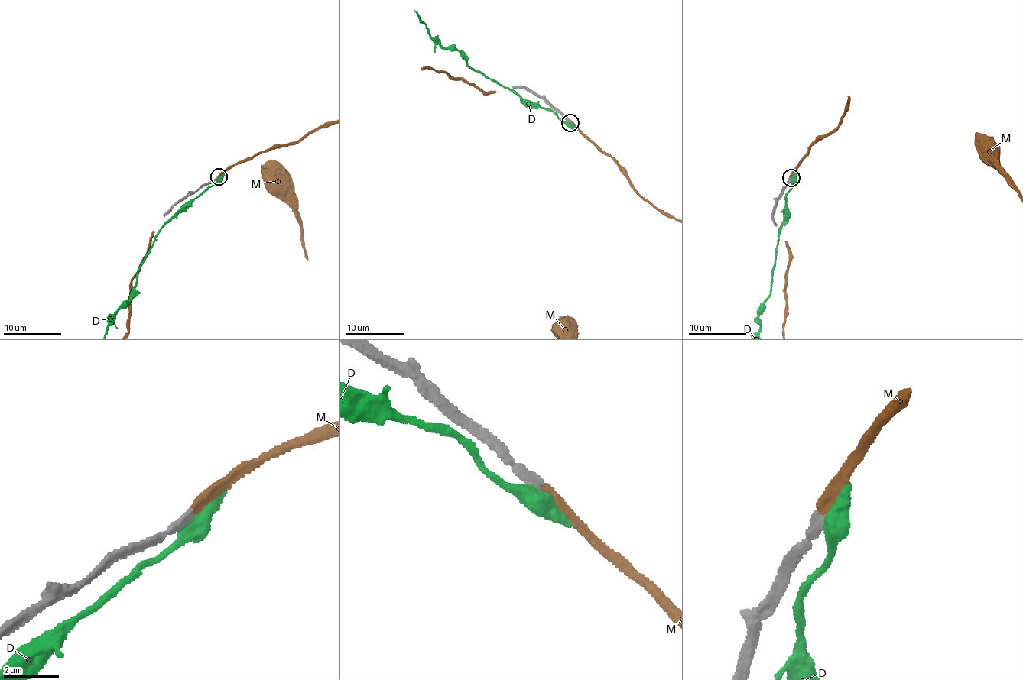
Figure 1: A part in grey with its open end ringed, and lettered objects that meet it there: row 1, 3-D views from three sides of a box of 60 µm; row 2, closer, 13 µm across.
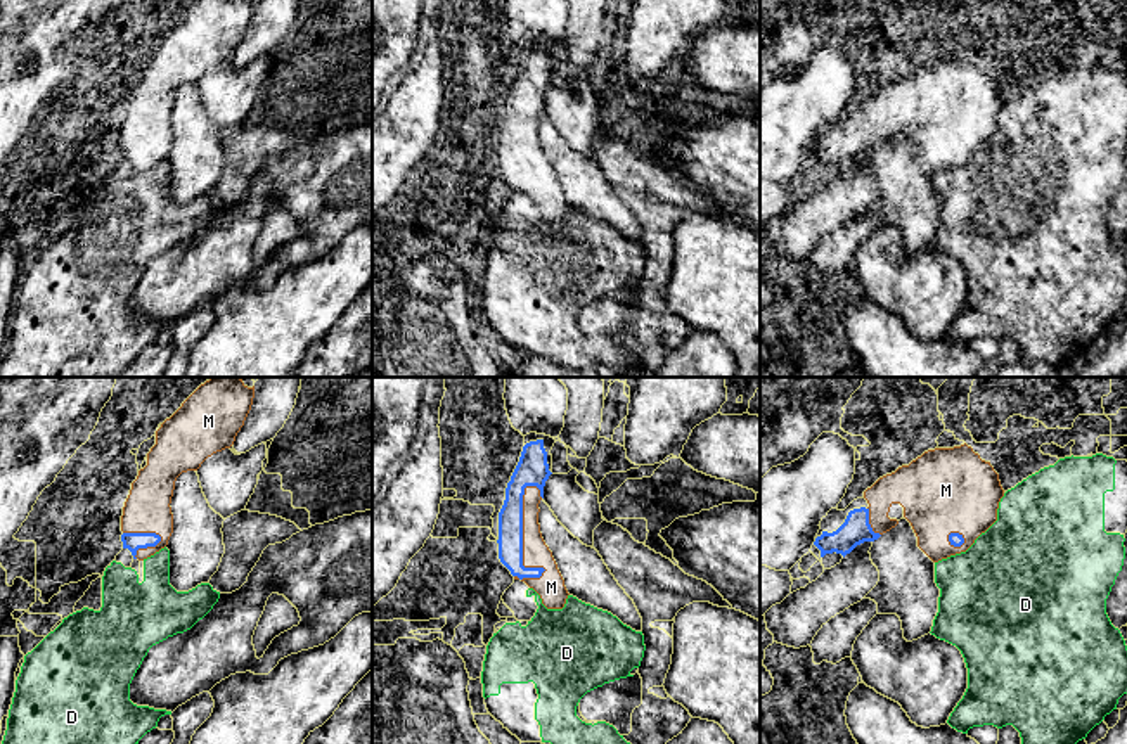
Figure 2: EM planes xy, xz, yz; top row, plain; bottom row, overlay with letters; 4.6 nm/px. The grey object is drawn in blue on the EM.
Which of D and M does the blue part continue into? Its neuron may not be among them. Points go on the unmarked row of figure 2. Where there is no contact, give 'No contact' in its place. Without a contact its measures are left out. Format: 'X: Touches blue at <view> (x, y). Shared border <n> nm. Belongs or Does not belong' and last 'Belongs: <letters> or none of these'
D: No contact. Does not belong
M: Touches blue at xz (521, 156). Shared border 460 nm. Belongs
Belongs: M

